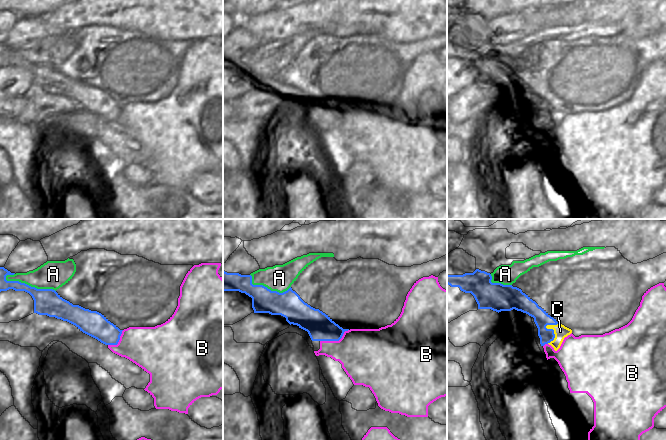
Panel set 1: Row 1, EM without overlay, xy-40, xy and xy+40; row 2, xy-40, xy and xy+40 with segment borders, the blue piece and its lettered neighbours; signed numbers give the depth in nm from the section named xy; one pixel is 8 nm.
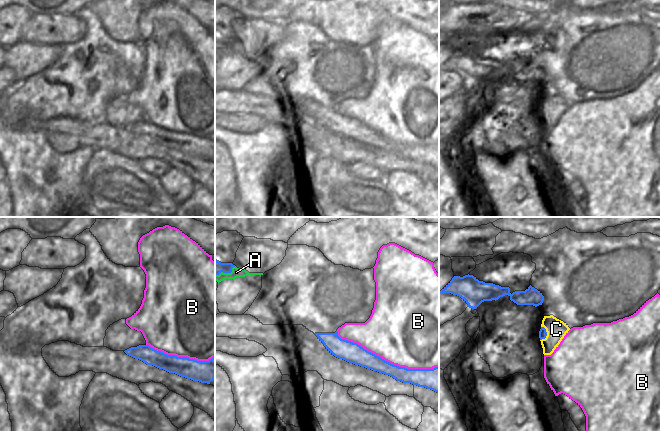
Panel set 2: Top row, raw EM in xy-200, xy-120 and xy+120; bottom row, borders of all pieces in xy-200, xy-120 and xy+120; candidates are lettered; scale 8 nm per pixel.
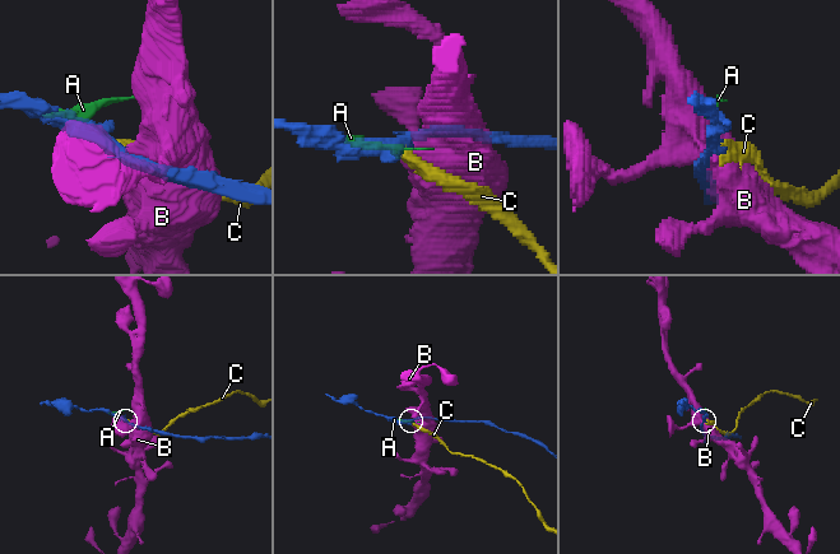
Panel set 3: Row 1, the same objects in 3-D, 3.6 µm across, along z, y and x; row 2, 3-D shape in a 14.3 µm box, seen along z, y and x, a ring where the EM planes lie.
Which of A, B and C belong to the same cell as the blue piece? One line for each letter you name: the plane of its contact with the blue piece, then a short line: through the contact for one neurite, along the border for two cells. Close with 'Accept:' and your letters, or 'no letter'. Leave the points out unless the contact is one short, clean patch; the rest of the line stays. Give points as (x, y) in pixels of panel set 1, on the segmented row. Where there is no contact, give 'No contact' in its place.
Accept: no letter.

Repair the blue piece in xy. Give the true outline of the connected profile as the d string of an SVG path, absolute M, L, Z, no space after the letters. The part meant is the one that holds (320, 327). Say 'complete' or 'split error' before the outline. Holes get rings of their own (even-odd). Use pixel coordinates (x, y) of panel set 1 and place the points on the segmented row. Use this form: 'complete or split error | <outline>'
complete | M223 271L223 291L239 291L245 293L252 298L252 308L254 313L269 313L271 315L281 315L286 318L286 321L291 325L297 325L299 328L308 332L312 341L339 341L344 332L349 329L343 329L338 324L336 324L328 315L315 309L305 303L300 296L292 290L290 287L287 291L279 293L277 291L271 291L263 285L253 285L251 275L241 275L239 273L227 273Z

